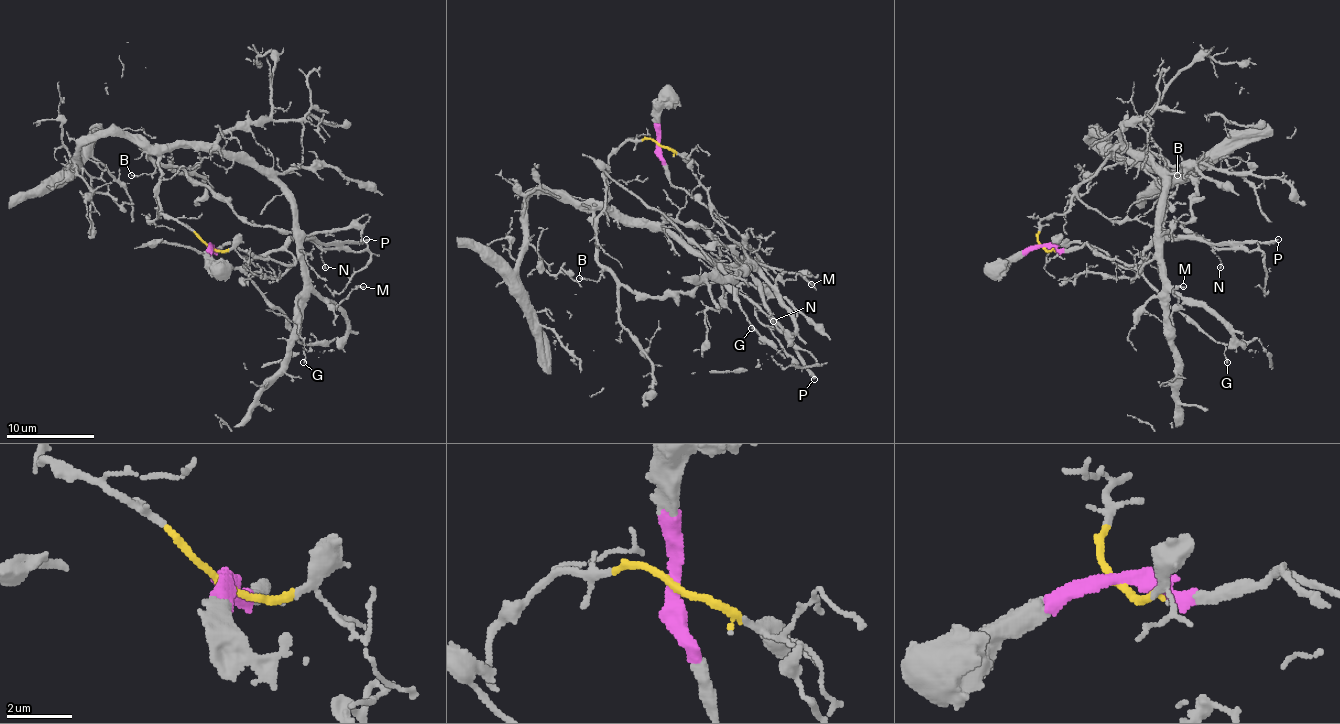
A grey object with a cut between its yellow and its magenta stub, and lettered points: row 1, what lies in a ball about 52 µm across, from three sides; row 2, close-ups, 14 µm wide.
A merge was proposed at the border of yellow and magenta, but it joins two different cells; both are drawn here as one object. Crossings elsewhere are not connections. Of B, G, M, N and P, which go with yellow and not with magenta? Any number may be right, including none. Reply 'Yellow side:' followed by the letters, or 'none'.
Yellow side: B, M

